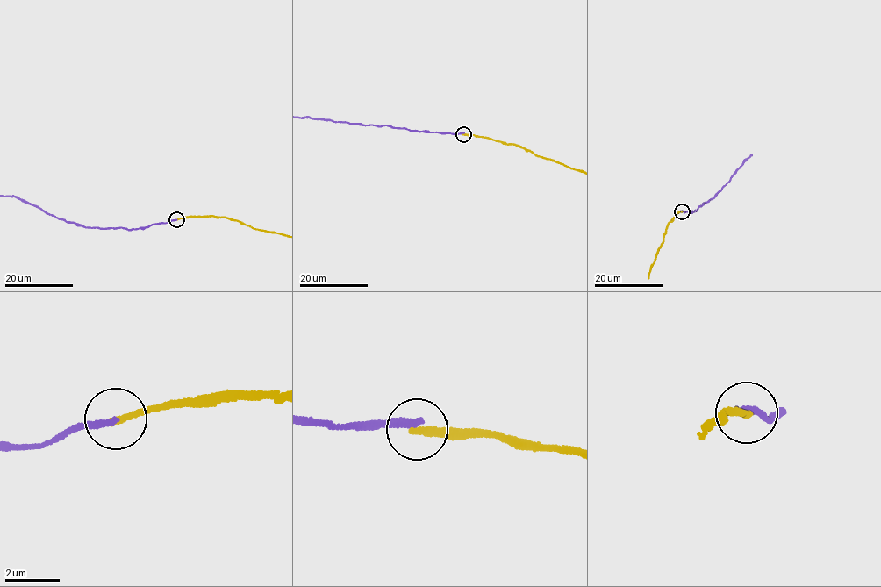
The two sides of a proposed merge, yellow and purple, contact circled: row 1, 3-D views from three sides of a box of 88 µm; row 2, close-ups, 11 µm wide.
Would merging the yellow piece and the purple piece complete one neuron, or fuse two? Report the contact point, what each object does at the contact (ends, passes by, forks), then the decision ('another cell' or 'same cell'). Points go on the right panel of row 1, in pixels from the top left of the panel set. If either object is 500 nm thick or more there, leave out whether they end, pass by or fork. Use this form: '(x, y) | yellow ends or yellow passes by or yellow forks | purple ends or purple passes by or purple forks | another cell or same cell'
(682, 211) | yellow ends | purple ends | another cell

